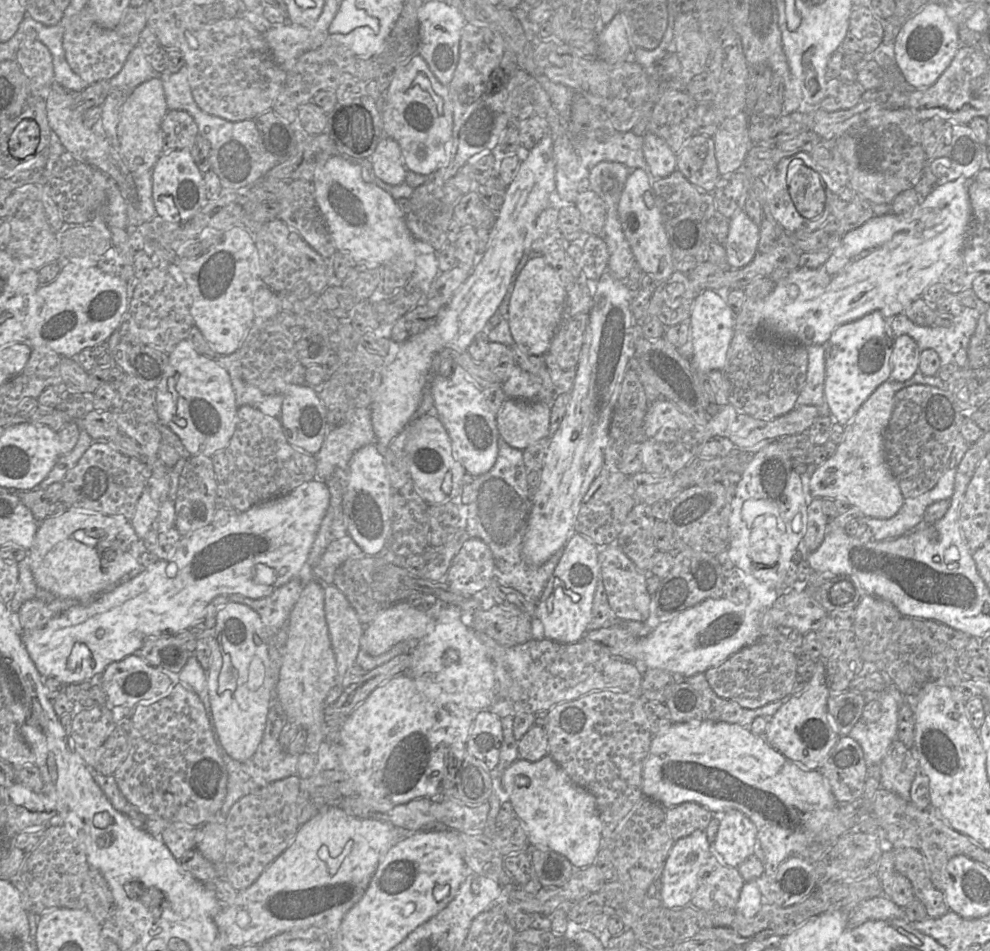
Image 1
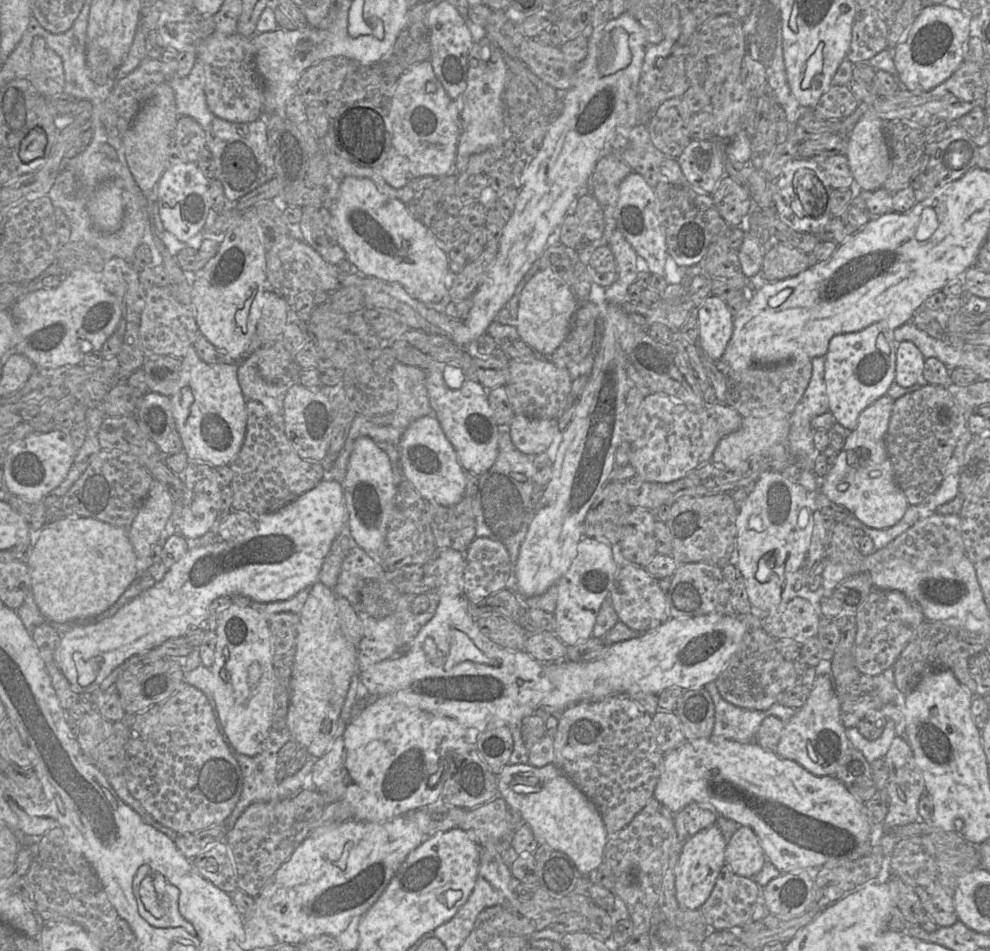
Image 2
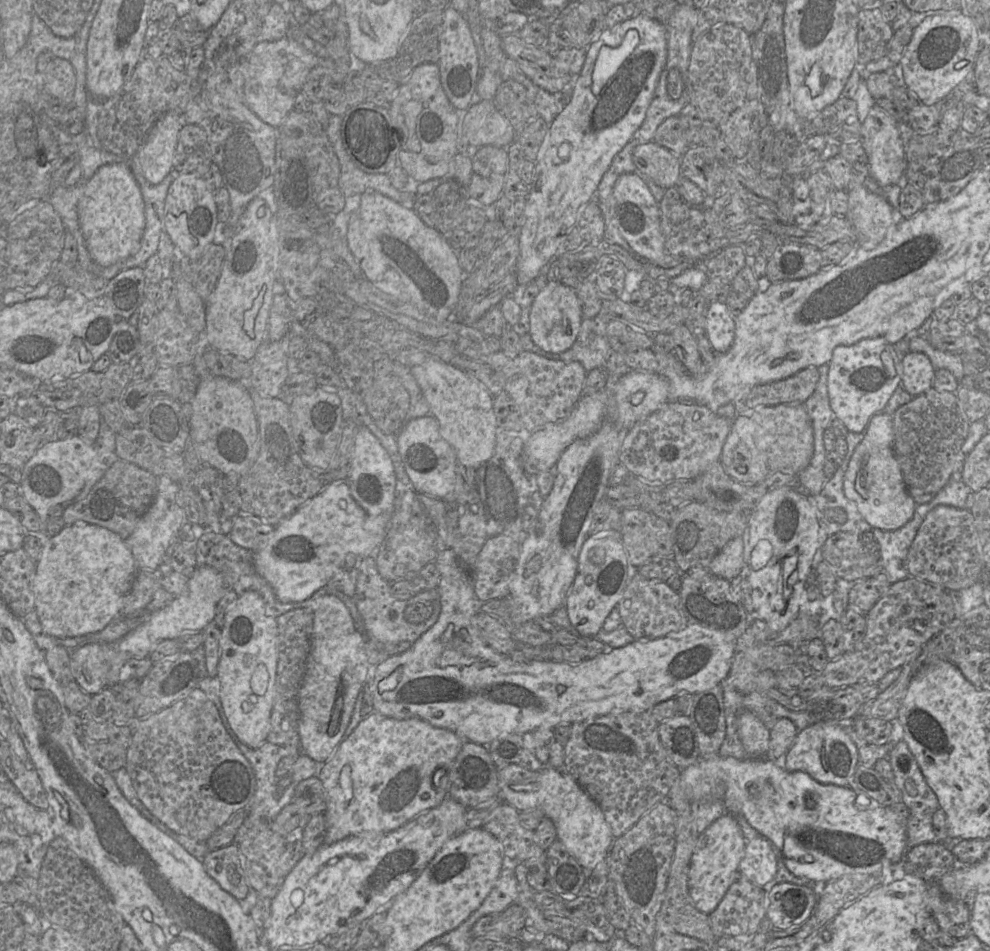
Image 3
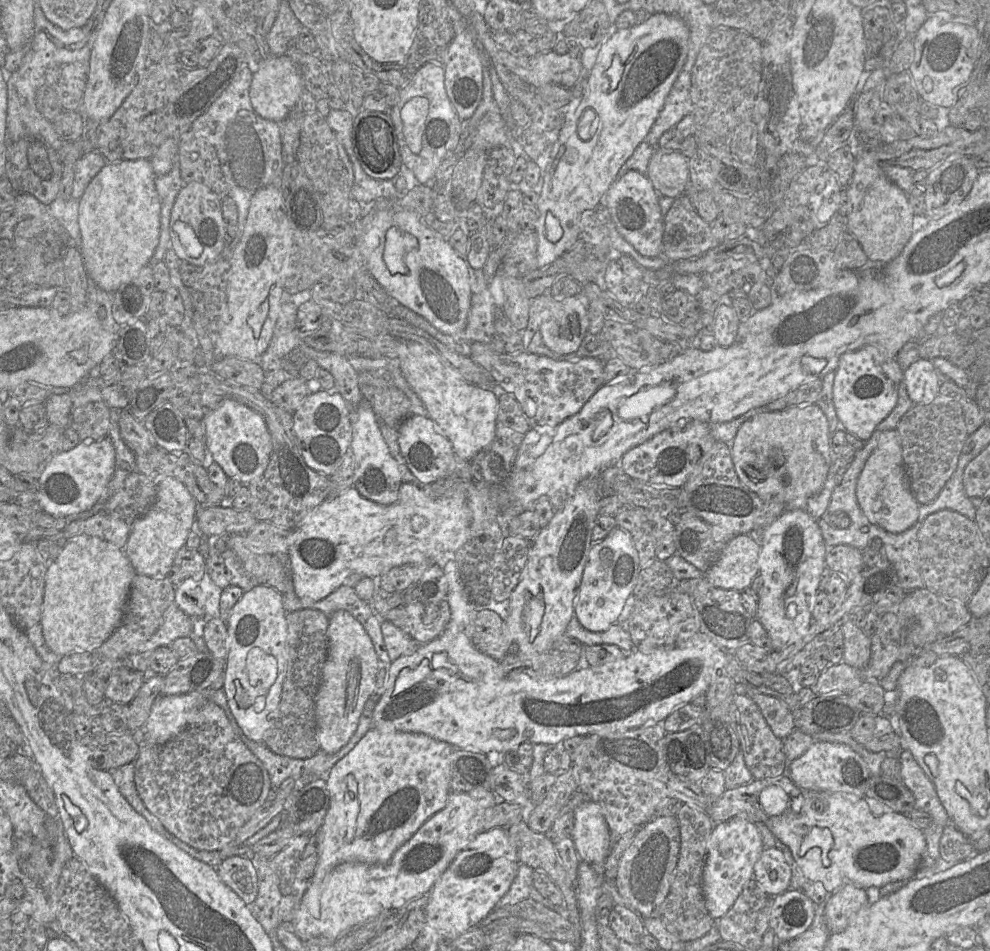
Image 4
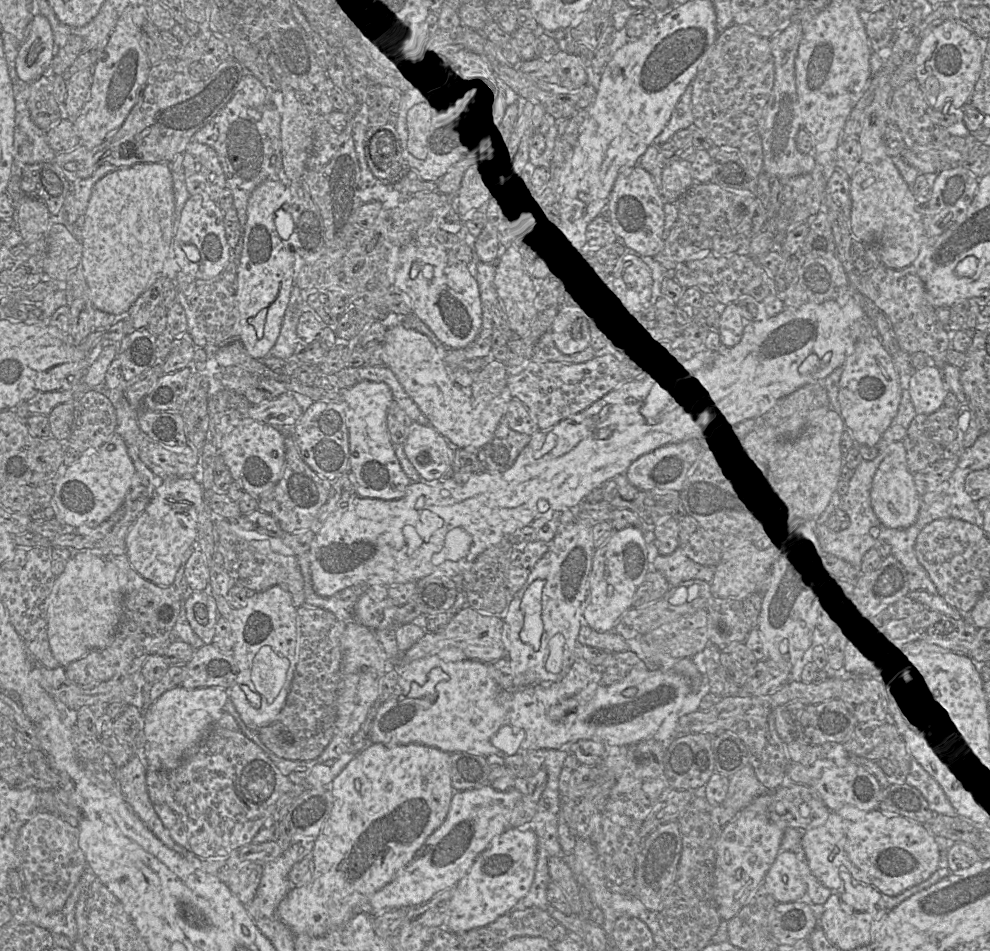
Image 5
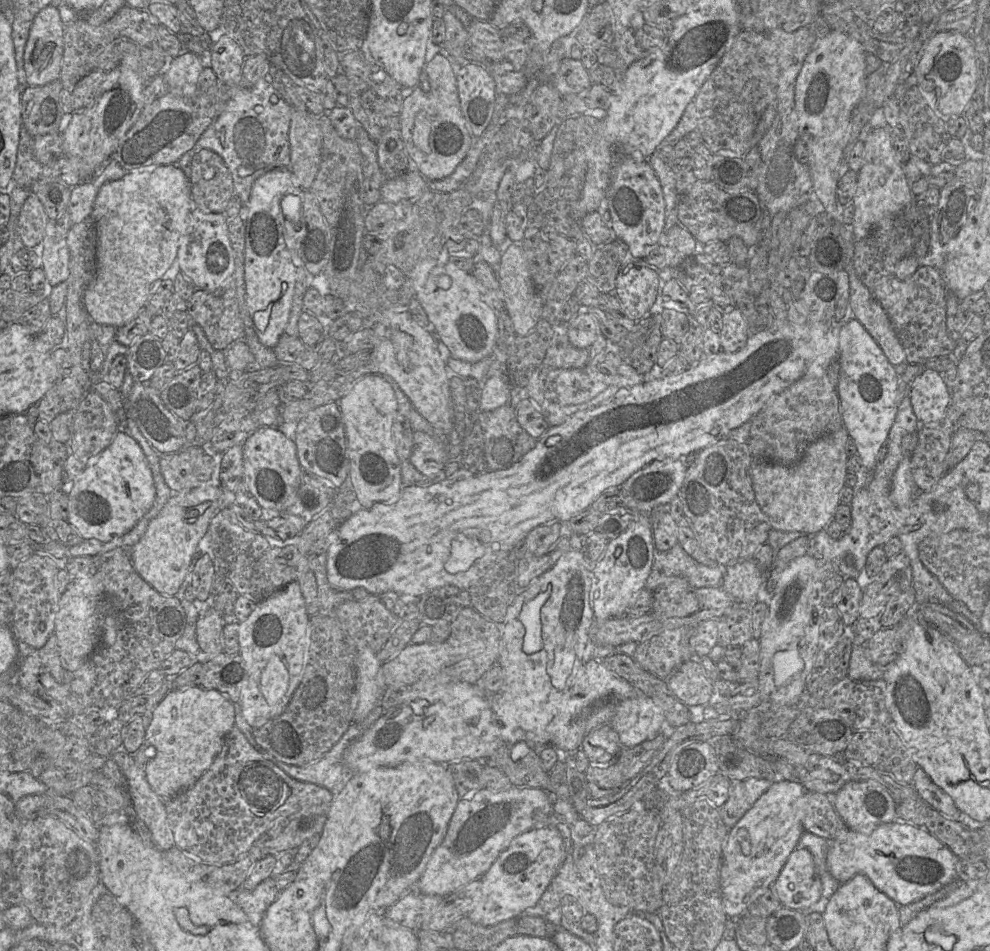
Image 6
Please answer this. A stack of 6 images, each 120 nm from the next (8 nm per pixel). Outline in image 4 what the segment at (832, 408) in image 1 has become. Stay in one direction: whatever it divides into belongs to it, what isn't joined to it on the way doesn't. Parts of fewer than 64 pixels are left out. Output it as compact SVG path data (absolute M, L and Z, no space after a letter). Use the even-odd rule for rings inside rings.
M866 345L854 352L846 352L839 358L835 370L833 383L833 403L837 418L843 426L843 430L850 432L857 438L866 442L880 422L882 422L893 410L897 403L898 391L903 382L903 371L895 358L886 355L875 345Z

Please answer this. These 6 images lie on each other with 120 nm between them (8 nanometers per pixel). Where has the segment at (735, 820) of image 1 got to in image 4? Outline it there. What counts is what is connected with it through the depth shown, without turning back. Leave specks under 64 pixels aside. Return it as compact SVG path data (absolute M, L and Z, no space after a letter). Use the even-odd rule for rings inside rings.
M764 848L754 865L753 878L771 896L790 889L792 871L784 854L777 848Z

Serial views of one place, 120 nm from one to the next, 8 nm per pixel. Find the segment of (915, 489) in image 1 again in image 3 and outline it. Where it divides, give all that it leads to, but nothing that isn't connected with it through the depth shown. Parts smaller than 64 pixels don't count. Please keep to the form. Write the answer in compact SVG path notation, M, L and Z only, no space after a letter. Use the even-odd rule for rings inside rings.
M934 387L914 396L910 402L899 407L892 415L892 421L893 450L899 462L907 492L917 505L928 503L946 485L954 472L957 455L965 442L970 423L955 393L938 391Z

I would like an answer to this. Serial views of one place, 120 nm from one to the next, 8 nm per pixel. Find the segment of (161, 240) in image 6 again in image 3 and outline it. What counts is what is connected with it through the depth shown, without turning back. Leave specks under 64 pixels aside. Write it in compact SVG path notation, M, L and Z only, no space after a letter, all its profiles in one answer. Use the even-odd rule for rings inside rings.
M126 162L105 164L82 185L78 214L91 258L108 267L135 253L145 229L145 205L141 189Z

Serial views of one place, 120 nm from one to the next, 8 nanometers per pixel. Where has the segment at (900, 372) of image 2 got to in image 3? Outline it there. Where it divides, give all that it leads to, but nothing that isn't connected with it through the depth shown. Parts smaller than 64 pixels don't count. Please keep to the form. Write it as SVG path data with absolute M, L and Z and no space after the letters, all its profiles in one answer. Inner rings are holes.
M909 351L901 362L903 366L901 386L911 396L918 396L933 387L935 369L926 355Z

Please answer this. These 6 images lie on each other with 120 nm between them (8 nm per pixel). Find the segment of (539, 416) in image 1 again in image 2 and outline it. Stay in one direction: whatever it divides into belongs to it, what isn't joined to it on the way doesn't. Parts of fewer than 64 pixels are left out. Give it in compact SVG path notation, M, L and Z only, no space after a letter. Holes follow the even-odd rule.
M515 415L508 425L508 430L513 444L519 451L537 455L548 449L558 427L557 420Z

